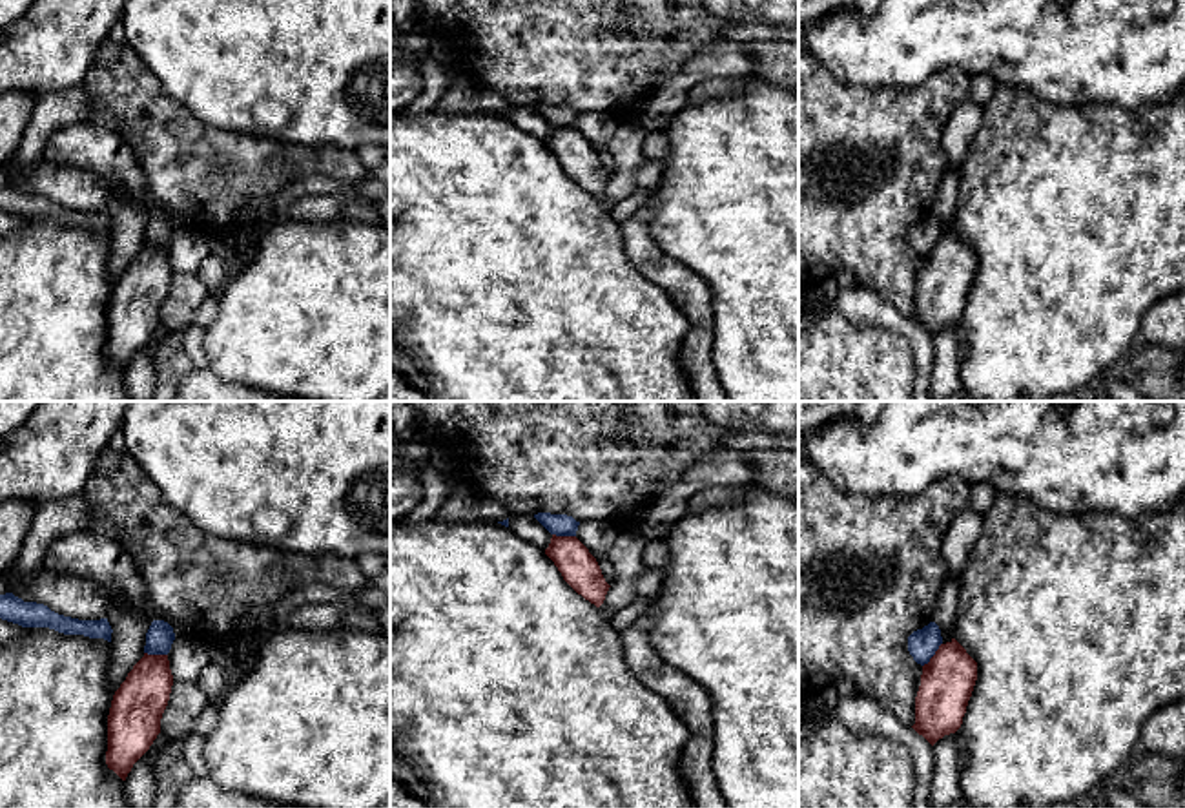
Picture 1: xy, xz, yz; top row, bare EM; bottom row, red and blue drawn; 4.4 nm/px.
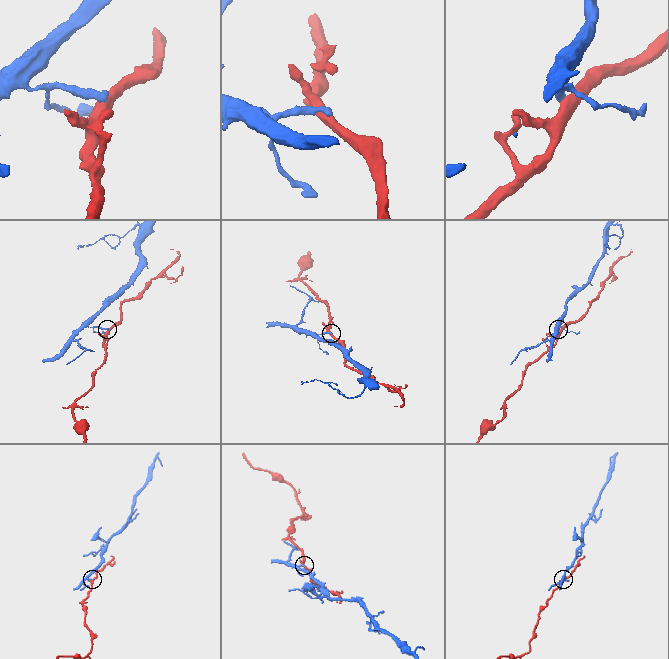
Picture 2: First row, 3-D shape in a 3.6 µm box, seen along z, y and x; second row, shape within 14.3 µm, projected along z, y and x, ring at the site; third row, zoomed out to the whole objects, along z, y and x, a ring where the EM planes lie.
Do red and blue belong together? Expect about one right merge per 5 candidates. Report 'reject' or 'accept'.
reject

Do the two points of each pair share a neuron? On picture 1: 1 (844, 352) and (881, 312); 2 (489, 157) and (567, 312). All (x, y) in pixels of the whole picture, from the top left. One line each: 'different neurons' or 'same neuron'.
1: different neurons
2: same neuron

